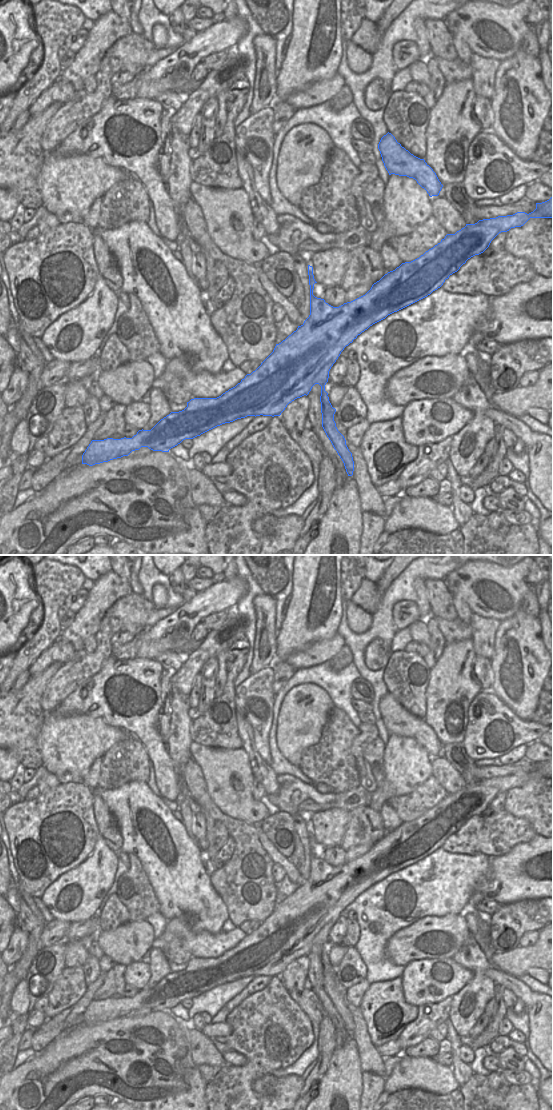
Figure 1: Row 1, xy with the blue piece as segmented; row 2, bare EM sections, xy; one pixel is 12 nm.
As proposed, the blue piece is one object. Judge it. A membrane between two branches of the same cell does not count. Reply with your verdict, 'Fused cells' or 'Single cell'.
Fused cells

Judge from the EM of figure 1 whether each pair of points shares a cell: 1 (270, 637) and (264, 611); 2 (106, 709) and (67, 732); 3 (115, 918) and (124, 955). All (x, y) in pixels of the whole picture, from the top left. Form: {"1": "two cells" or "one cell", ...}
{"1": "one cell", "2": "two cells", "3": "two cells"}

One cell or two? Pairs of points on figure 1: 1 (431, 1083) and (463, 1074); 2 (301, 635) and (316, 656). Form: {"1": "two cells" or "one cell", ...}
{"1": "two cells", "2": "two cells"}

